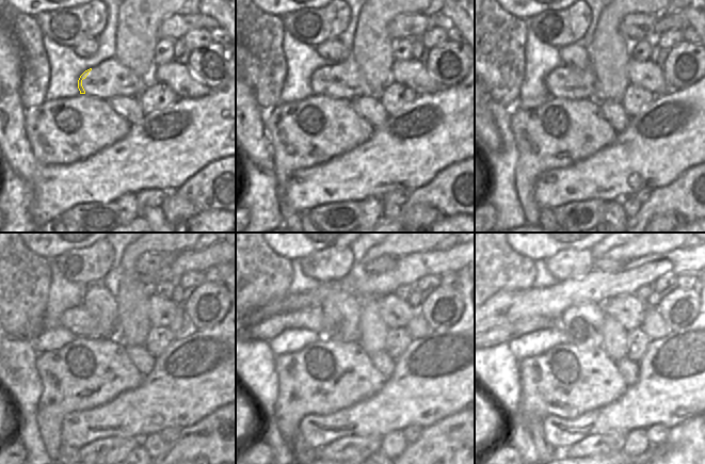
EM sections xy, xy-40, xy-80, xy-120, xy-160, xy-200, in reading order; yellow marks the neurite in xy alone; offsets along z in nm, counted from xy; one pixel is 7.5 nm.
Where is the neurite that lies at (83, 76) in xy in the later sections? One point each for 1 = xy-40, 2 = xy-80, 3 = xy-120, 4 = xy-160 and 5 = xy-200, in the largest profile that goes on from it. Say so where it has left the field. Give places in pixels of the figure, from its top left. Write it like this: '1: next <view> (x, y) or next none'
1: next xy-40 (320, 74)
2: next xy-80 (553, 80)
3: next xy-120 (71, 319)
4: next xy-160 (303, 310)
5: next xy-200 (510, 314)

